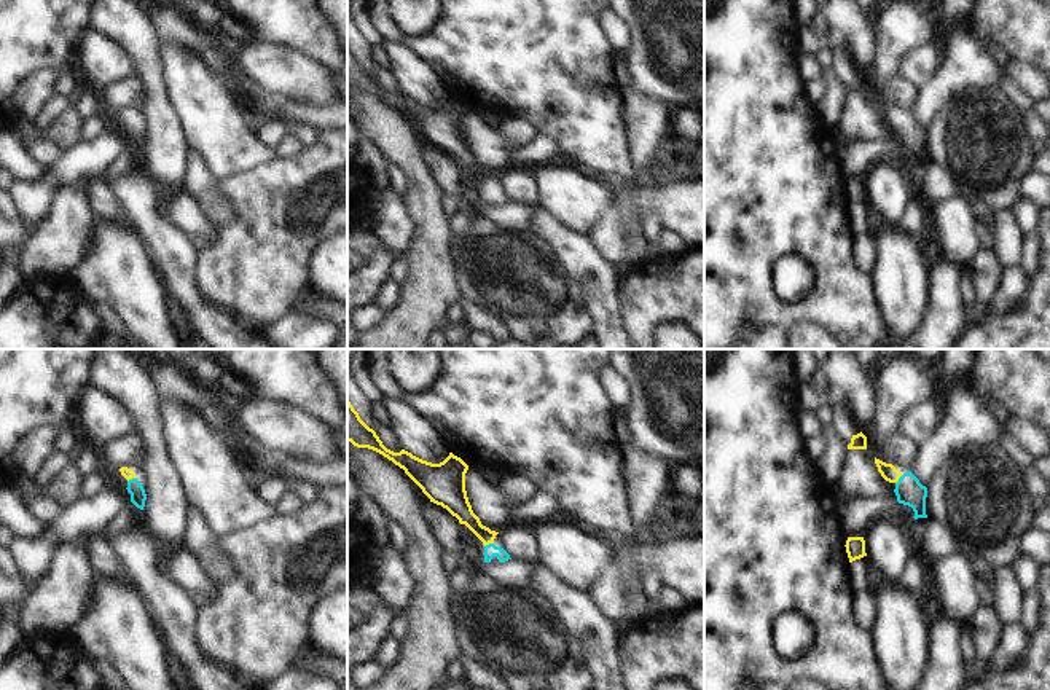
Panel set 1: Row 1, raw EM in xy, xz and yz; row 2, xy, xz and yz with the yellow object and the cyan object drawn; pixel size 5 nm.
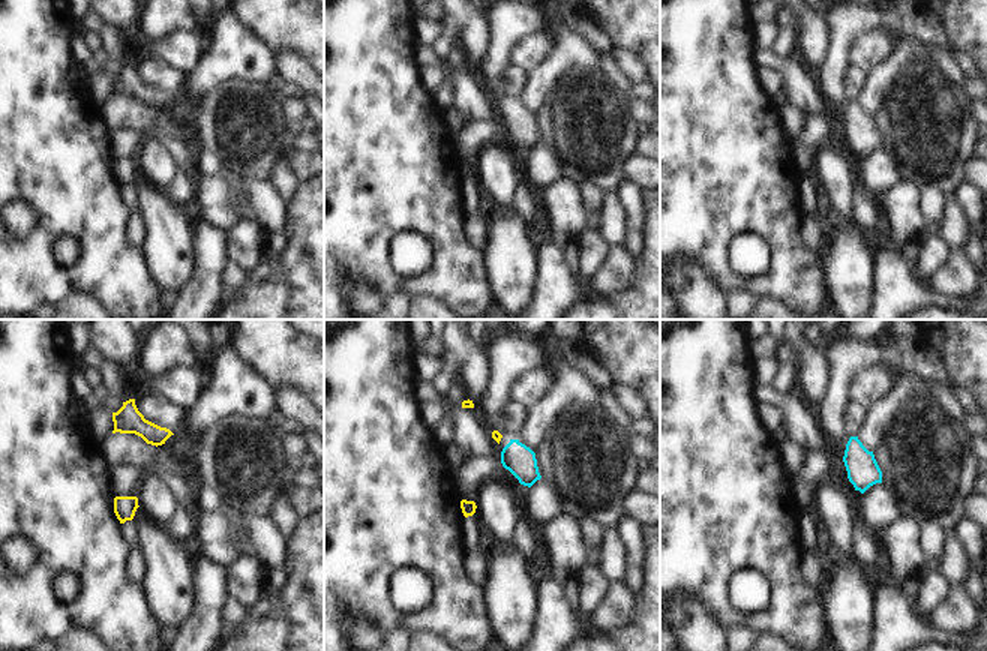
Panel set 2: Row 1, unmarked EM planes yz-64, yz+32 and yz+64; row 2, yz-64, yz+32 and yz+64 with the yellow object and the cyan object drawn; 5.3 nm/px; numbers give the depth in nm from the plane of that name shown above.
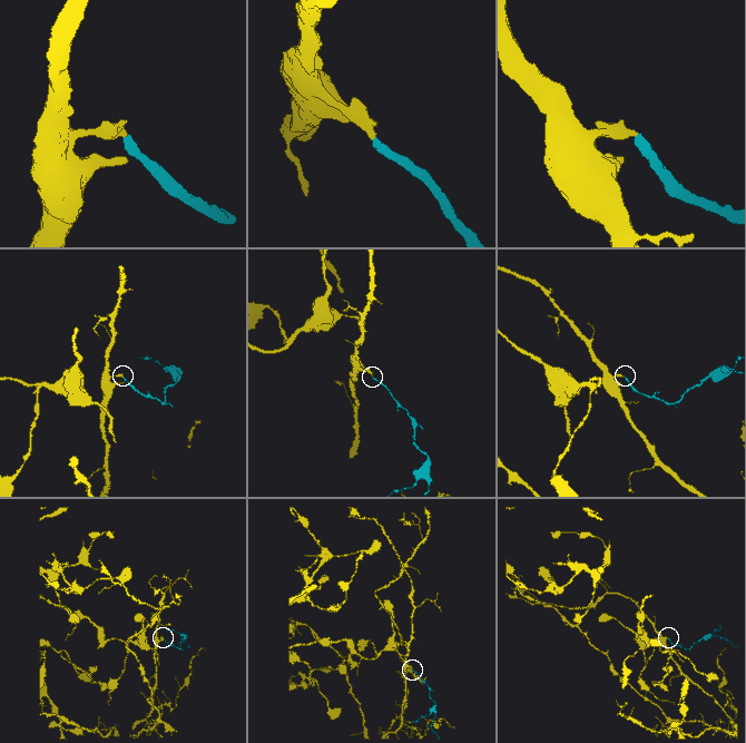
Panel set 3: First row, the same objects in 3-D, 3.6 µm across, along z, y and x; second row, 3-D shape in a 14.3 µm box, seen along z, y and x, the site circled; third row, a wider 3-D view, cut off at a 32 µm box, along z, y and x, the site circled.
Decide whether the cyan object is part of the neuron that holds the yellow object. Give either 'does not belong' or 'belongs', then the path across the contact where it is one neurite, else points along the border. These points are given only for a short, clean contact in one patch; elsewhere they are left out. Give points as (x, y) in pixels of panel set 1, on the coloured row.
belongs | across yz (888, 470), (897, 480), (908, 490)

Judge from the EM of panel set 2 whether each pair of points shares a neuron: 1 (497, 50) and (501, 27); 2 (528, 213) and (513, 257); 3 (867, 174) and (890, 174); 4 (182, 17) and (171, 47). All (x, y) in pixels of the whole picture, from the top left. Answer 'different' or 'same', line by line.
1: same
2: different
3: same
4: different

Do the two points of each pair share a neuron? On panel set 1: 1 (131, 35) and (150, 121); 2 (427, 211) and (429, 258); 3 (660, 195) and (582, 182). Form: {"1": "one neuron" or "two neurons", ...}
{"1": "one neuron", "2": "one neuron", "3": "two neurons"}

